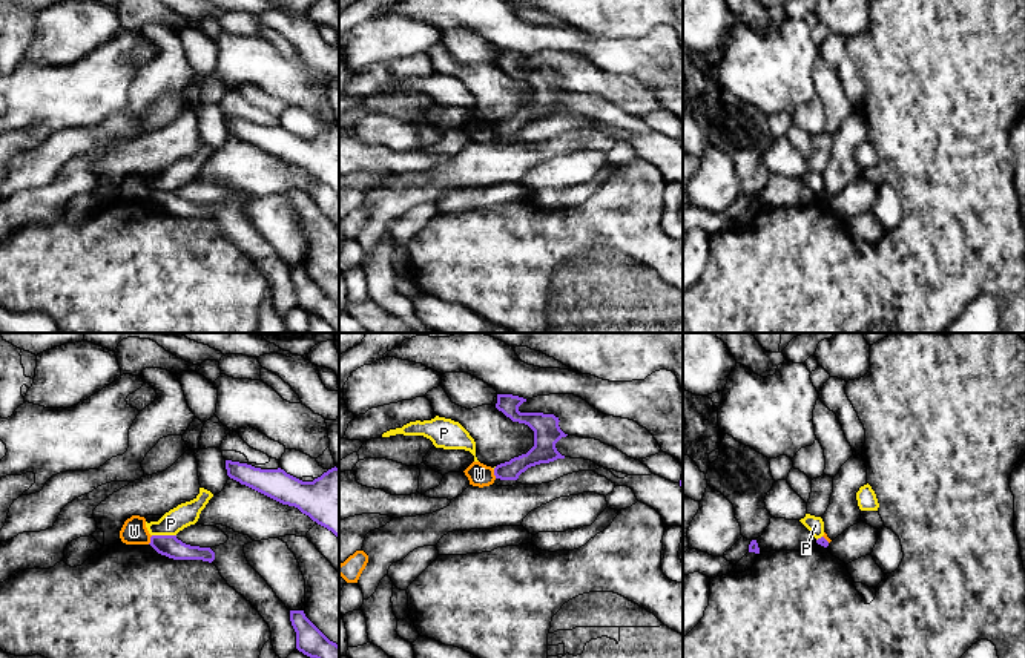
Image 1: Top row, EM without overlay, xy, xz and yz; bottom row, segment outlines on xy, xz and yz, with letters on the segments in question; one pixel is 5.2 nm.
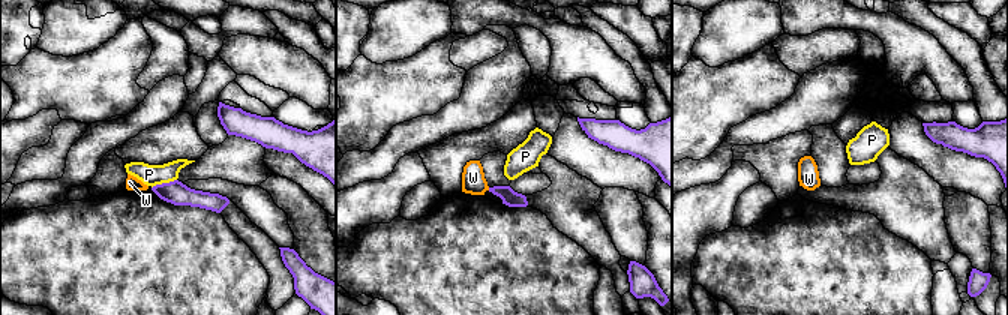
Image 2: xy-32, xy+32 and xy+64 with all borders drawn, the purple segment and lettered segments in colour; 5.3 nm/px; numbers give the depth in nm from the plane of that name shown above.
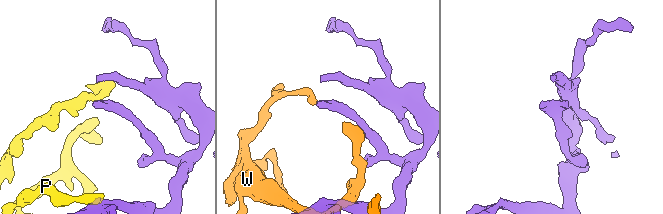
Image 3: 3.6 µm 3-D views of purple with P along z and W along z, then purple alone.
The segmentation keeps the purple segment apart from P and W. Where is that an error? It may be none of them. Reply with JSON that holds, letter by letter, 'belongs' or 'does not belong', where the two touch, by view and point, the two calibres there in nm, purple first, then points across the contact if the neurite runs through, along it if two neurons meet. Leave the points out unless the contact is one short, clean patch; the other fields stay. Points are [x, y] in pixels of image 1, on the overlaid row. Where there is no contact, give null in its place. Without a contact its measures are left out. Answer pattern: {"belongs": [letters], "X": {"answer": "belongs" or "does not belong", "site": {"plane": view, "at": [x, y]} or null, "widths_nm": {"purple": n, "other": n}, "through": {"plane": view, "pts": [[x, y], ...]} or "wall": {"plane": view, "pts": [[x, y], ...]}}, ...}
{"belongs": [], "P": {"answer": "does not belong", "site": {"plane": "xy", "at": [164, 536]}, "widths_nm": {"purple": 110, "other": 120}}, "W": {"answer": "does not belong", "site": {"plane": "xy", "at": [151, 540]}, "widths_nm": {"purple": 110, "other": 140}, "wall": {"plane": "xy", "pts": [[152, 536], [148, 543]]}}}

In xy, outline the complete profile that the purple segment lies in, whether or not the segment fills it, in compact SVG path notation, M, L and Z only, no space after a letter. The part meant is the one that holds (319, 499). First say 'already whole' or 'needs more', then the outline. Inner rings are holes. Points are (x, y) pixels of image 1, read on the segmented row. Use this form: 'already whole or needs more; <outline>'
already whole; M226 460L227 475L282 505L295 506L339 538L339 468L313 482L302 482L284 469L261 469Z

